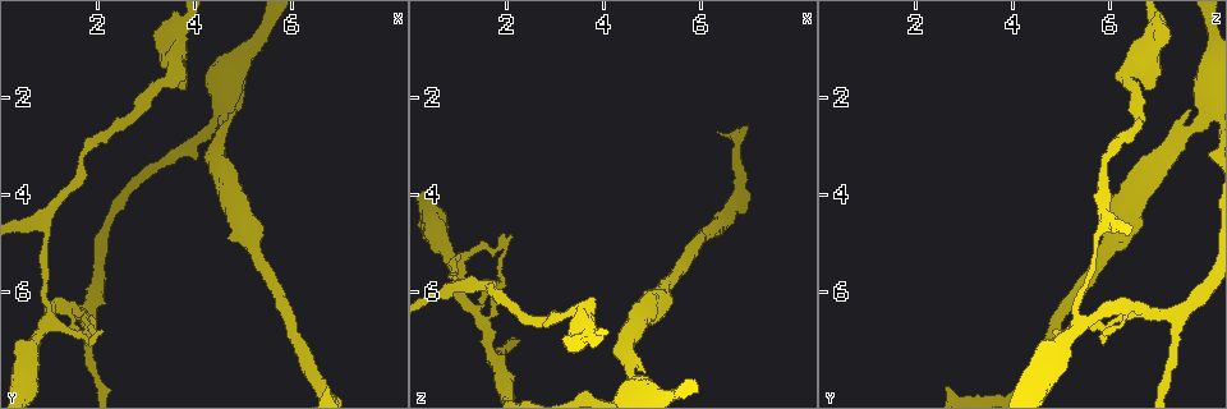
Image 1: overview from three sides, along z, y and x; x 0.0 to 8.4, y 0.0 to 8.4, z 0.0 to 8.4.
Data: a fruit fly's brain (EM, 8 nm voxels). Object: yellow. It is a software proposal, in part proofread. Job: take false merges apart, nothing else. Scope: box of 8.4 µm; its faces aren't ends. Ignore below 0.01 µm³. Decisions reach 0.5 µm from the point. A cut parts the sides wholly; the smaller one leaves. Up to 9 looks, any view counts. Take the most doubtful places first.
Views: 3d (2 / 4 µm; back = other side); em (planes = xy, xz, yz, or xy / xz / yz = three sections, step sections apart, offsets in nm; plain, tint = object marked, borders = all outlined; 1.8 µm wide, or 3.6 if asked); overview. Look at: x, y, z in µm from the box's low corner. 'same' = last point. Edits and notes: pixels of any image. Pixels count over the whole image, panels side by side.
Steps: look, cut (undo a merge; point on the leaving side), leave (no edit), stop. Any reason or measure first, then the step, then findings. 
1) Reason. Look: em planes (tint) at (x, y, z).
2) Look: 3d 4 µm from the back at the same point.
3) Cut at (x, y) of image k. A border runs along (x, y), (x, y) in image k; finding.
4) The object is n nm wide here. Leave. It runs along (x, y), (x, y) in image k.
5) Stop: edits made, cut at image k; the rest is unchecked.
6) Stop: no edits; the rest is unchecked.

Sharp bend. Look: em yz step 16 (tint) at (1.05, 6.55, 5.55).

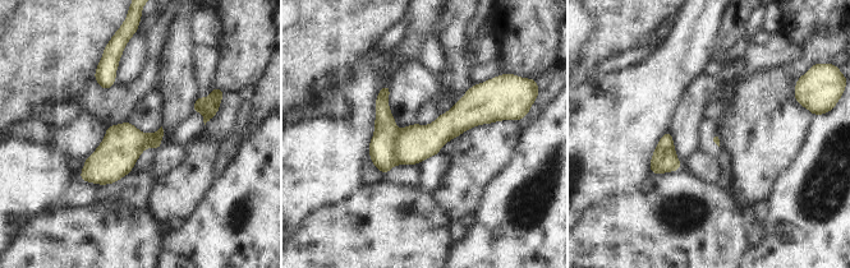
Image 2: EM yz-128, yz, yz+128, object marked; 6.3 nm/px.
The object is 40 nm wide here. Cut at (382, 144) of image 2. A border runs along (399, 130), (395, 138), (395, 163) in image 2; a second neuron is stuck on.

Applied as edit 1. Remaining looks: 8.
See it whole again. Look: overview.

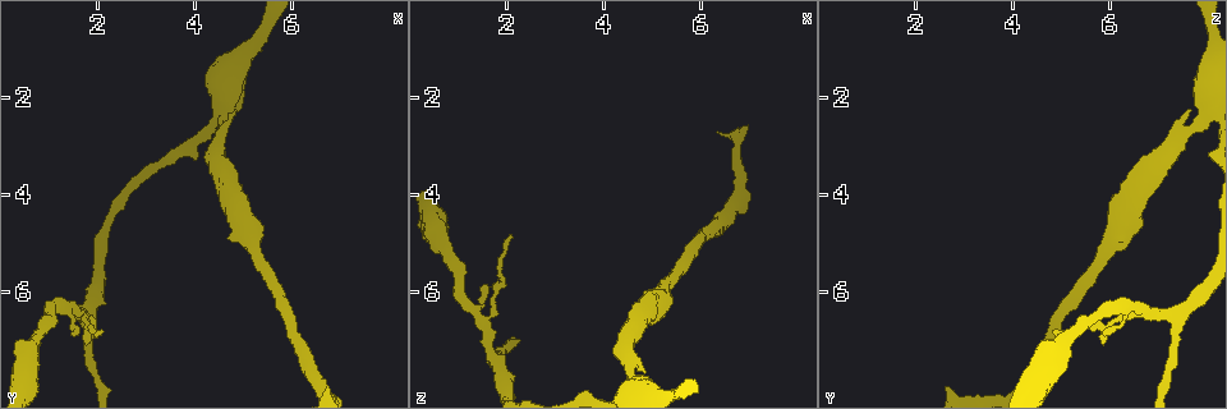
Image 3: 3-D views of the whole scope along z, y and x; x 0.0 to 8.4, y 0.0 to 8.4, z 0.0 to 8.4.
Arms part here. Look: em planes (borders) at (4.60, 2.70, 7.65).

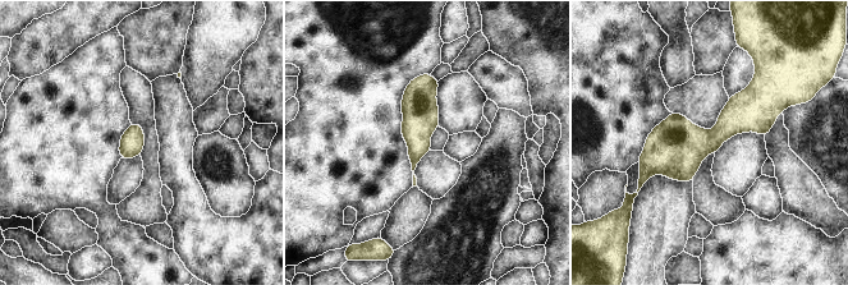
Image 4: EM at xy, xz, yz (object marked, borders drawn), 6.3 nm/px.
Leave. It runs along (779, 104), (672, 148), (645, 175) in image 4; all the same neuron.

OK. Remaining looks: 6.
Stop: edits made, cut at image 2; the rest is unchecked.

